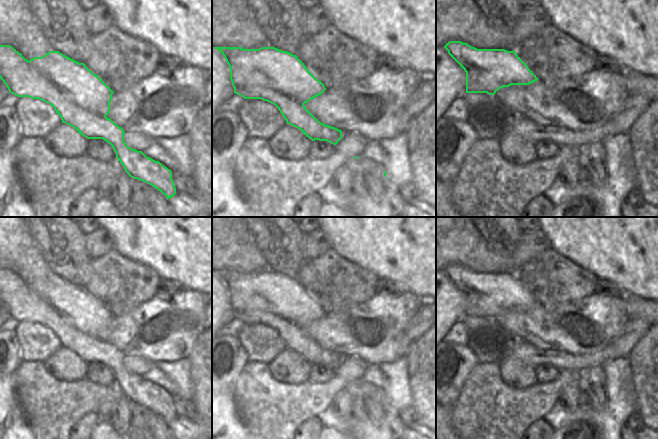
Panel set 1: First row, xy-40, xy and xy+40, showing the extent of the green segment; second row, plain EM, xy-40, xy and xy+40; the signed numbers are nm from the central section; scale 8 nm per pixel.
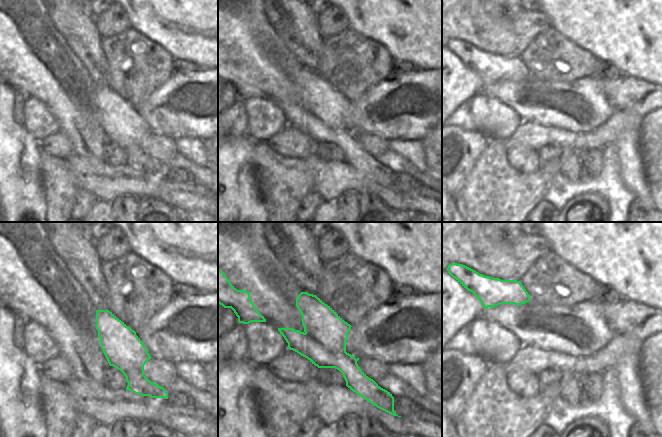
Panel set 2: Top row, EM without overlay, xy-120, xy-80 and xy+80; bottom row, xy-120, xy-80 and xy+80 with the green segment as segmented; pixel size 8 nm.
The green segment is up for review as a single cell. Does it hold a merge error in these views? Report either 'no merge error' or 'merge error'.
merge error

